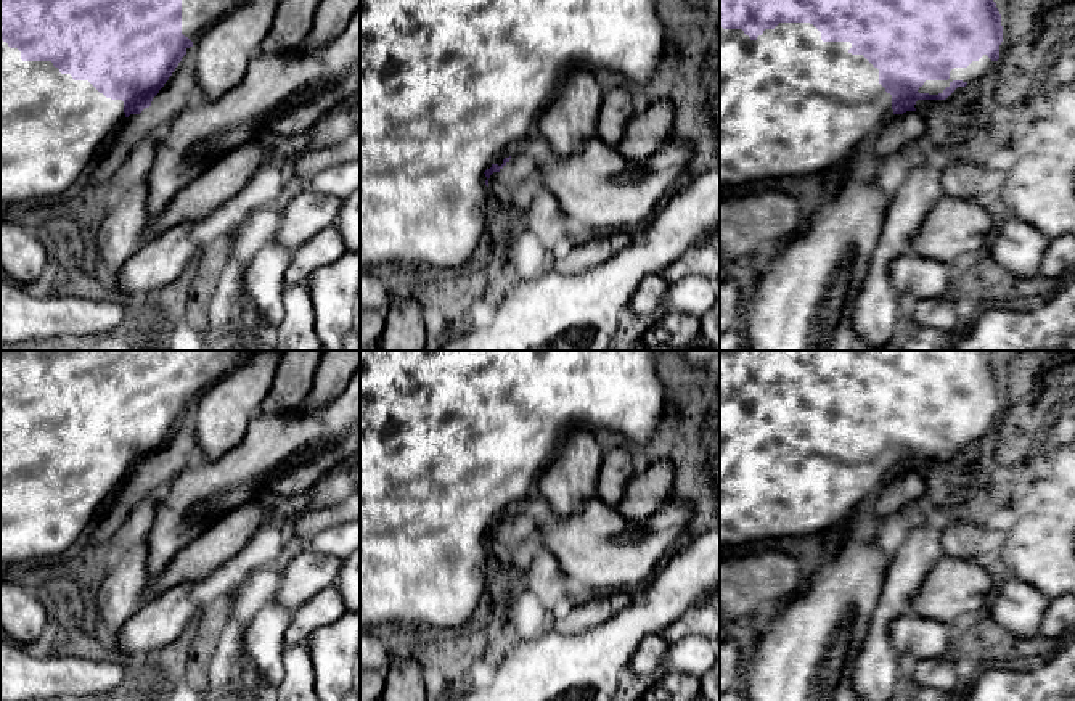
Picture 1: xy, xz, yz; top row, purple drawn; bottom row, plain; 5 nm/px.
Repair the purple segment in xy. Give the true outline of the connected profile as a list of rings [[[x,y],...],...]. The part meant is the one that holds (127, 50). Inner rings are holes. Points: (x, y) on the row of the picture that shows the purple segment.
[[[0,0],[0,204],[16,209],[64,201],[98,146],[114,135],[130,114],[151,106],[198,37],[241,0]]]

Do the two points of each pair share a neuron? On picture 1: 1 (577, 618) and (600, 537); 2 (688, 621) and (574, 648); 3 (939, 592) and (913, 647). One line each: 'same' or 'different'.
1: different
2: different
3: same

